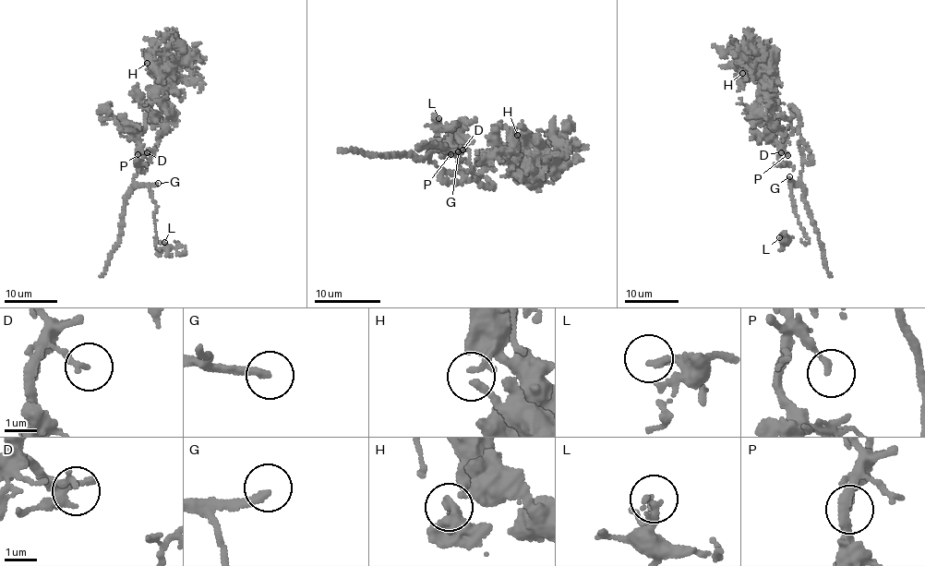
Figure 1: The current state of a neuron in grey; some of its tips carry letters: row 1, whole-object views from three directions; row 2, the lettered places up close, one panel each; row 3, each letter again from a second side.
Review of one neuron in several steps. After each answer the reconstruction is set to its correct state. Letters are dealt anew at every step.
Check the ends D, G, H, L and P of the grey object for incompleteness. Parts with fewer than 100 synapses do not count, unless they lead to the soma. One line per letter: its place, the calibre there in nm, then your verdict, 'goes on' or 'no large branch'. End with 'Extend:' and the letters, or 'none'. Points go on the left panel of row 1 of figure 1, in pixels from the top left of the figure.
D: at (147, 152); 170 nm thick; no large branch
G: at (158, 183); 240 nm thick; goes on
H: at (147, 63); 220 nm thick; no large branch
L: at (164, 242); 120 nm thick; no large branch
P: at (138, 154); 160 nm thick; no large branch
Extend: G

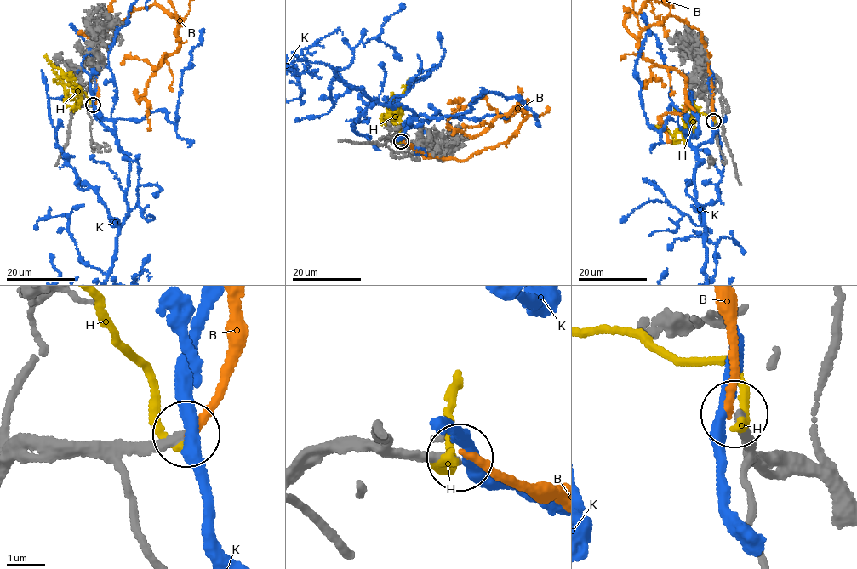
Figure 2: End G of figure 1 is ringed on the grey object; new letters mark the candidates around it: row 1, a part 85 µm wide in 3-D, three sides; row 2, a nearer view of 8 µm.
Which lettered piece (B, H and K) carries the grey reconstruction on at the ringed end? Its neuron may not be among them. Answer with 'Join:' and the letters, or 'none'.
Join: none

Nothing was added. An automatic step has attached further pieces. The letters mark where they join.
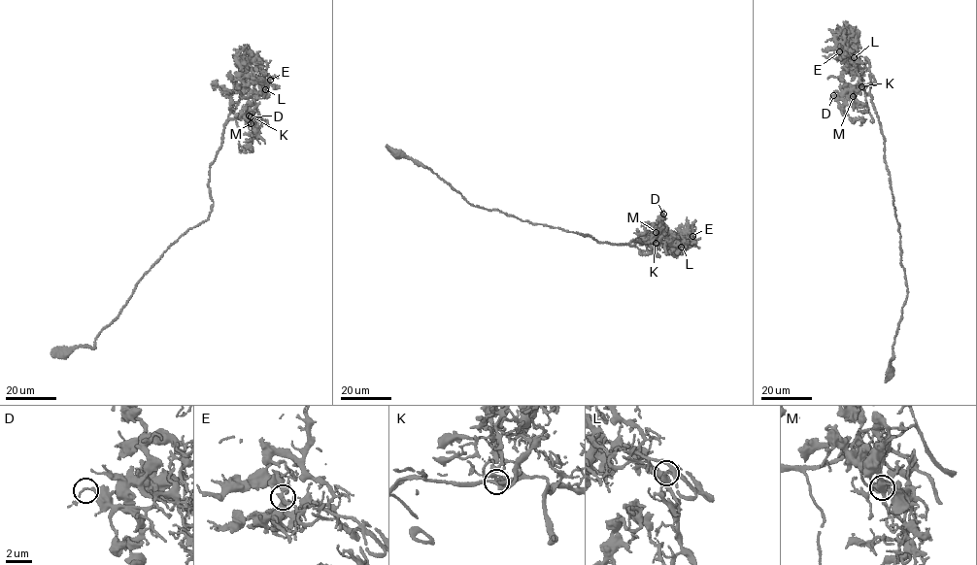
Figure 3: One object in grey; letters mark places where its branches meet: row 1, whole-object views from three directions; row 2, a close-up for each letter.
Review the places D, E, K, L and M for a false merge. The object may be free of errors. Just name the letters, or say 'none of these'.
none of these

